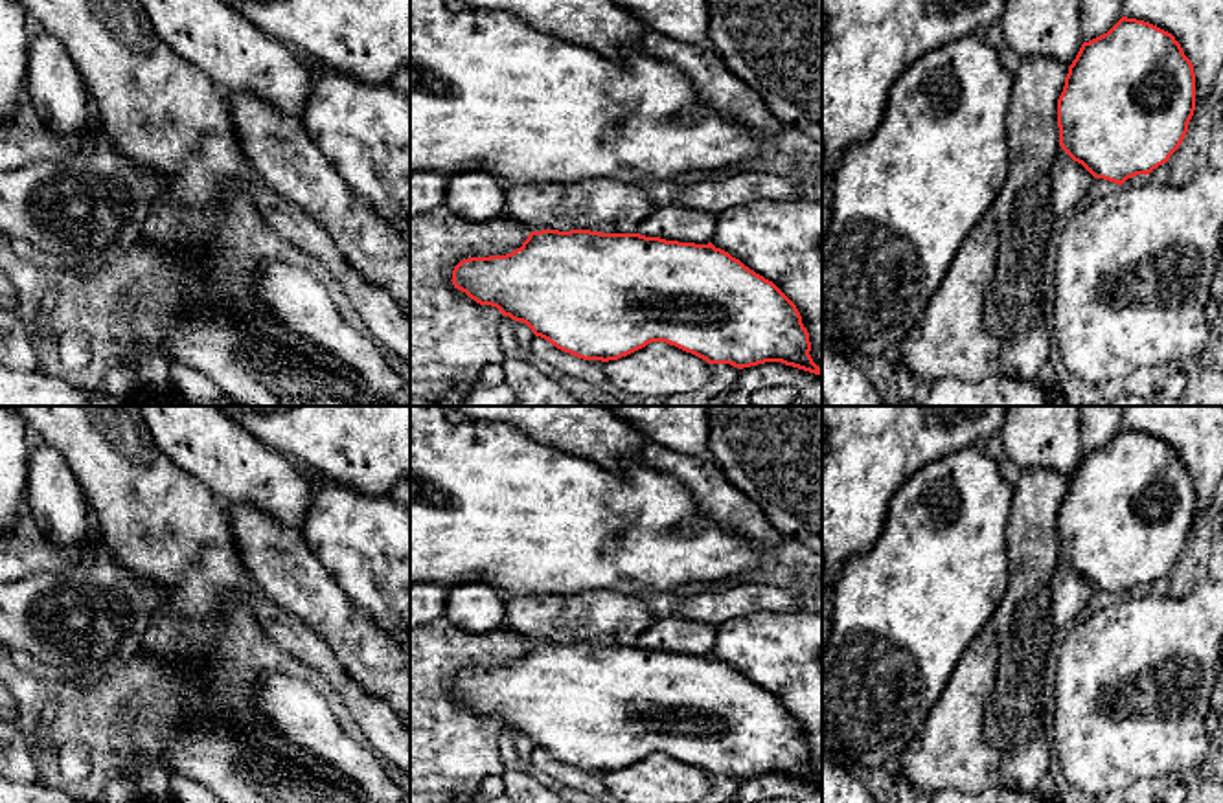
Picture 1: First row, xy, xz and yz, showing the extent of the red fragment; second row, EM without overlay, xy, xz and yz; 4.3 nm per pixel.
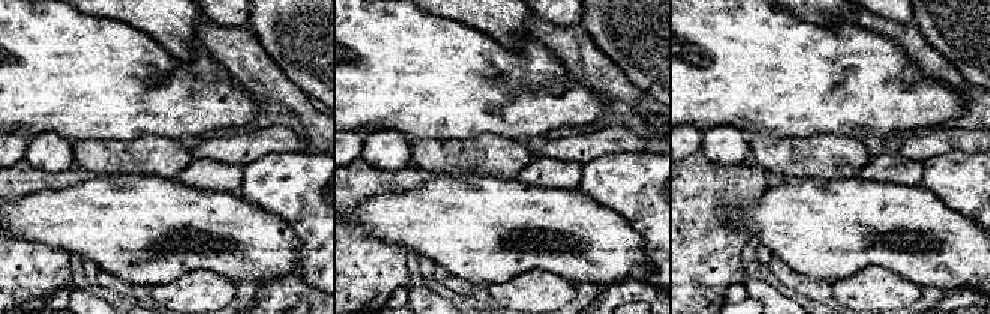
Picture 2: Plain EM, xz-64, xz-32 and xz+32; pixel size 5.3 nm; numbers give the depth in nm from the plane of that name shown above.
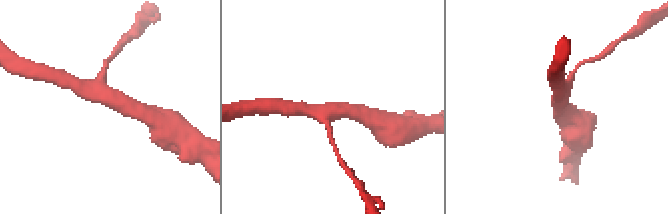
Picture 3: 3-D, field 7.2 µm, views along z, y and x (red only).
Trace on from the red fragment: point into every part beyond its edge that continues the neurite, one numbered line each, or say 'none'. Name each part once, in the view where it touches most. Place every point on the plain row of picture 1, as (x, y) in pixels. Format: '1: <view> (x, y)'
none

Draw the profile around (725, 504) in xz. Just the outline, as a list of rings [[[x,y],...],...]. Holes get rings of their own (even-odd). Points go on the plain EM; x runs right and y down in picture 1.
[[[646,439],[638,459],[680,481],[715,526],[745,537],[760,549],[772,549],[787,538],[754,500],[726,480],[710,454],[686,456]]]

